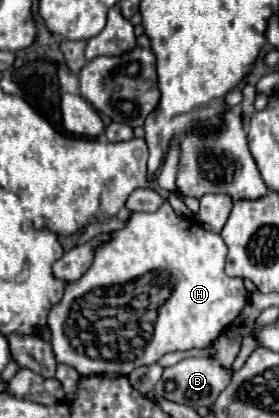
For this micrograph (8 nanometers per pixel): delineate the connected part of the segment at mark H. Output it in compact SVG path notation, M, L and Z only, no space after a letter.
M168 202L156 212L132 214L126 228L116 230L112 240L96 250L96 258L86 274L68 284L64 298L52 308L48 318L56 360L84 376L98 372L130 374L138 366L158 362L168 352L214 344L240 316L248 300L244 282L224 272L226 254L228 248L220 234L200 228L196 220L180 218Z

